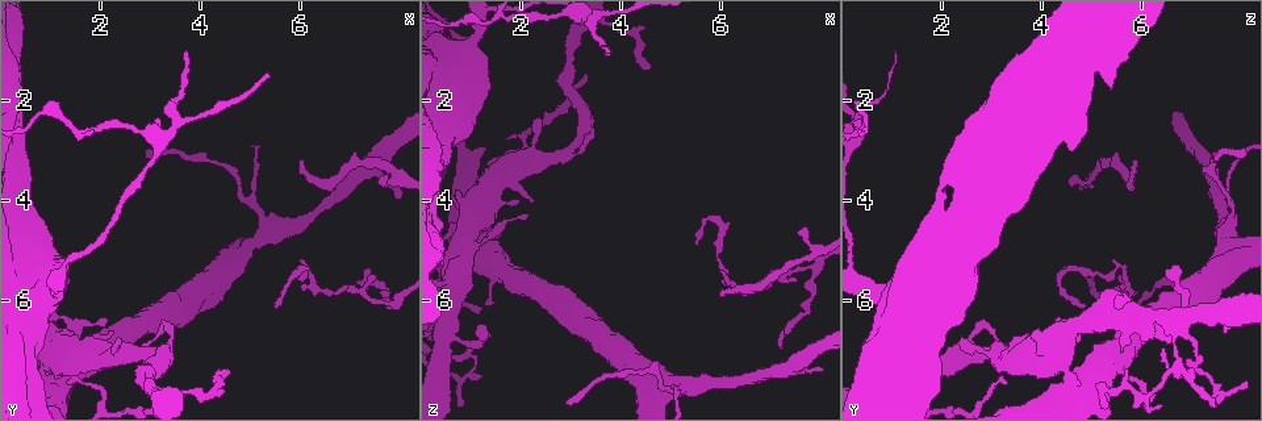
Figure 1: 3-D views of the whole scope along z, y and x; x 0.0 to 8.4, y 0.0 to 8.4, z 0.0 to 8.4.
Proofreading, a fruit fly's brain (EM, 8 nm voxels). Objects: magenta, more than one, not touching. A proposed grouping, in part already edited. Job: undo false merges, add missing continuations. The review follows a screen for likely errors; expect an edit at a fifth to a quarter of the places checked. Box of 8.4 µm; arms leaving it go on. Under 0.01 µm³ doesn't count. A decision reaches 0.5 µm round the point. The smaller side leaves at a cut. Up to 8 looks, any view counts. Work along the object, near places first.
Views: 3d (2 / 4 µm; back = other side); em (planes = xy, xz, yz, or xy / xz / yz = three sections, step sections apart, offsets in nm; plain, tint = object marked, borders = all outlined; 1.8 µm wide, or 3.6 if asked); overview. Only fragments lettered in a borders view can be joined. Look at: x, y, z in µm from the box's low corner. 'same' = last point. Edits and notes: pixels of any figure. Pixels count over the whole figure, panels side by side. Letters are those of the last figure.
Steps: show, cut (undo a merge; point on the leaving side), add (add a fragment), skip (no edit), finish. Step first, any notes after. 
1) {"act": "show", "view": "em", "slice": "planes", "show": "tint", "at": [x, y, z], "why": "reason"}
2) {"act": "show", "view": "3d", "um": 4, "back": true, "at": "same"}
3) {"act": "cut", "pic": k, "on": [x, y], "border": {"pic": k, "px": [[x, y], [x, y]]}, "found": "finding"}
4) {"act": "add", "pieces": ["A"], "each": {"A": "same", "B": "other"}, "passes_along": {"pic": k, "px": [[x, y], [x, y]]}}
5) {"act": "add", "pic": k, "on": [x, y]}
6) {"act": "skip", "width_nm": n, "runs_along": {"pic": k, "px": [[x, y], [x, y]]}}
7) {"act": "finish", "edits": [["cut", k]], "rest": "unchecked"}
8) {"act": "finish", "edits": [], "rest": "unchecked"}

{"act": "show", "view": "em", "slice": "yz", "step": 4, "show": "borders", "at": [6.05, 3.20, 5.90]}

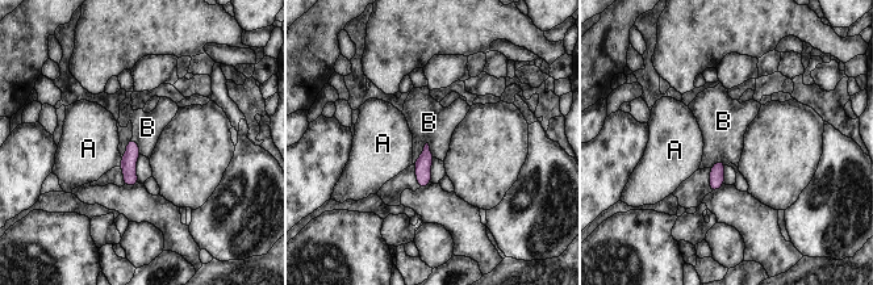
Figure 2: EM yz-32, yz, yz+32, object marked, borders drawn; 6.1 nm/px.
{"act": "show", "view": "em", "slice": "planes", "show": "borders", "at": "same", "why": "another direction"}

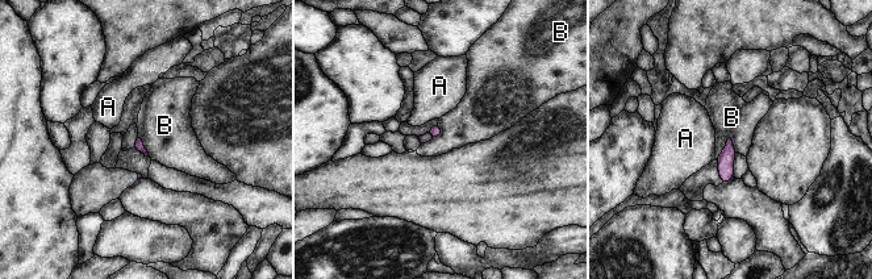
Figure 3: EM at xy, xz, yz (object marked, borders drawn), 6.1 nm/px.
{"act": "skip", "each": {"A": "other", "B": "other"}, "found": "no lettered fragment goes on from it"}

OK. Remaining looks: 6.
{"act": "show", "view": "em", "slice": "xz", "step": 8, "show": "borders", "at": [3.25, 6.50, 2.90], "why": "branch stops here"}

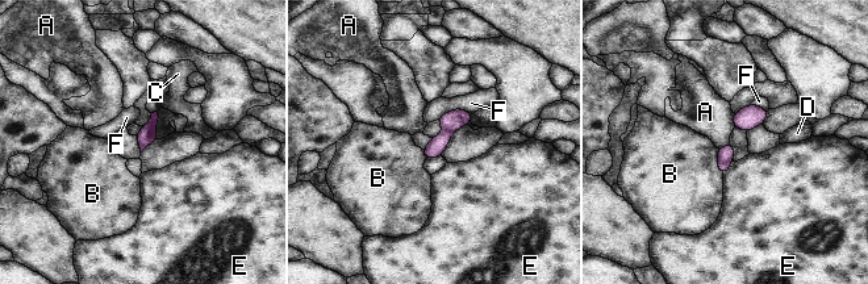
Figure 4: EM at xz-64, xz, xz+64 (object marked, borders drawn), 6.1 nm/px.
{"act": "skip", "each": {"A": "other", "B": "other", "C": "other", "D": "other", "E": "other", "F": "other"}, "border": {"pic": 4, "px": [[733, 113], [733, 124], [735, 126]]}, "found": "none of them fits"}

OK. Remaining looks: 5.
{"act": "show", "view": "em", "slice": "yz", "step": 8, "show": "tint", "at": [4.60, 7.45, 1.40], "why": "thin end"}

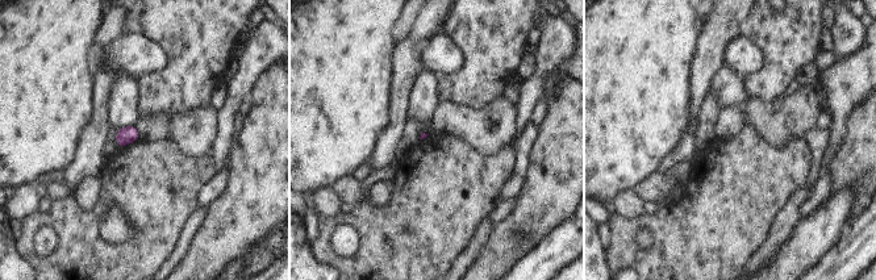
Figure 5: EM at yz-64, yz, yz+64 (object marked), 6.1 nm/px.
{"act": "show", "view": "em", "slice": "planes", "show": "borders", "at": "same", "why": "another direction"}

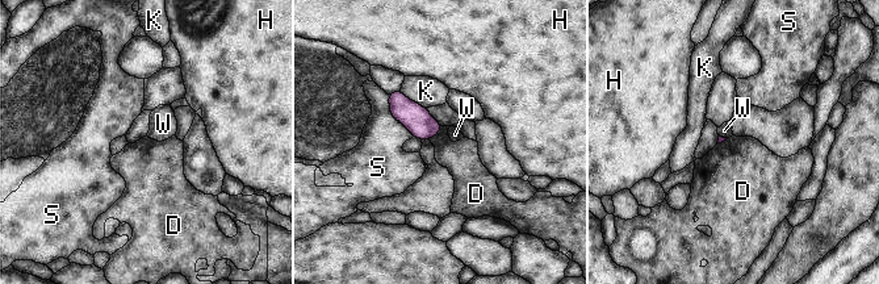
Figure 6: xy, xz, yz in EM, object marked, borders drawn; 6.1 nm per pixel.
{"act": "skip", "each": {"D": "other", "H": "other", "K": "other", "S": "other", "W": "other"}, "border": {"pic": 6, "px": [[442, 126], [430, 140]]}, "found": "none of them fits"}

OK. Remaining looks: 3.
{"act": "finish", "edits": [], "rest": "unchecked"}

